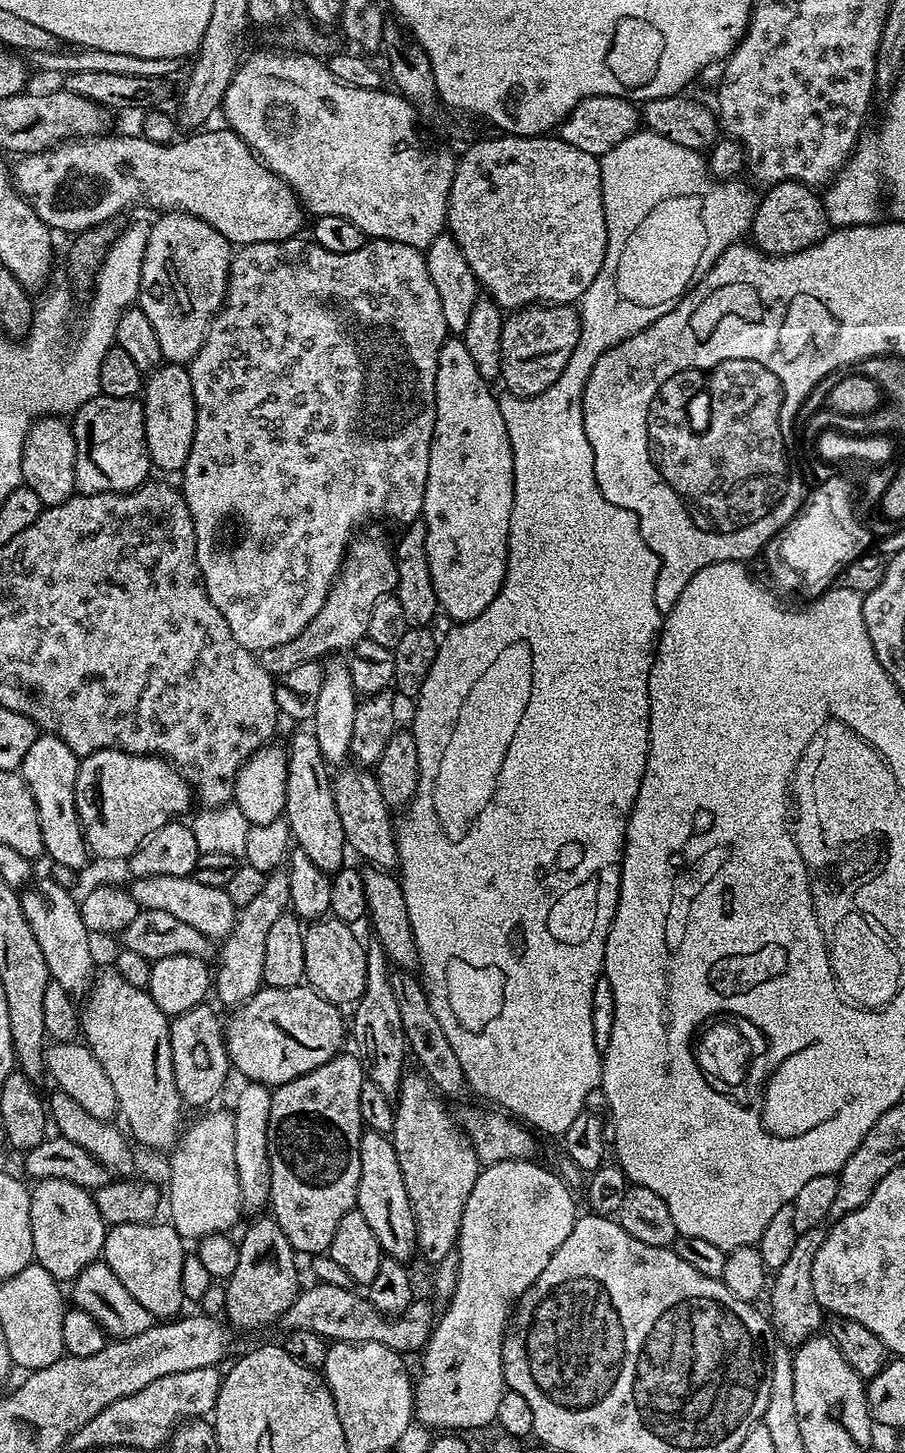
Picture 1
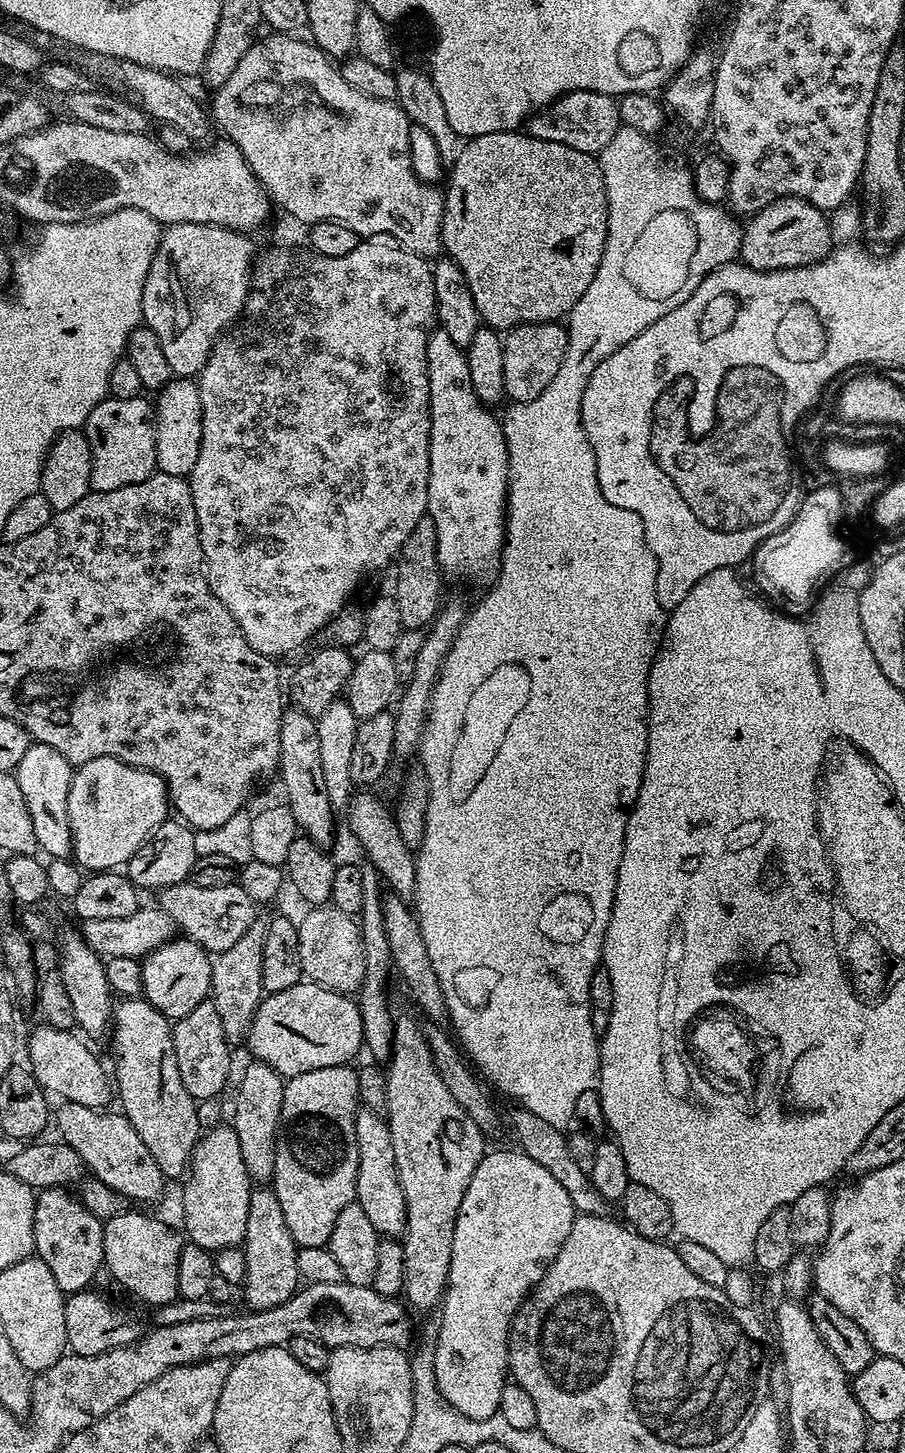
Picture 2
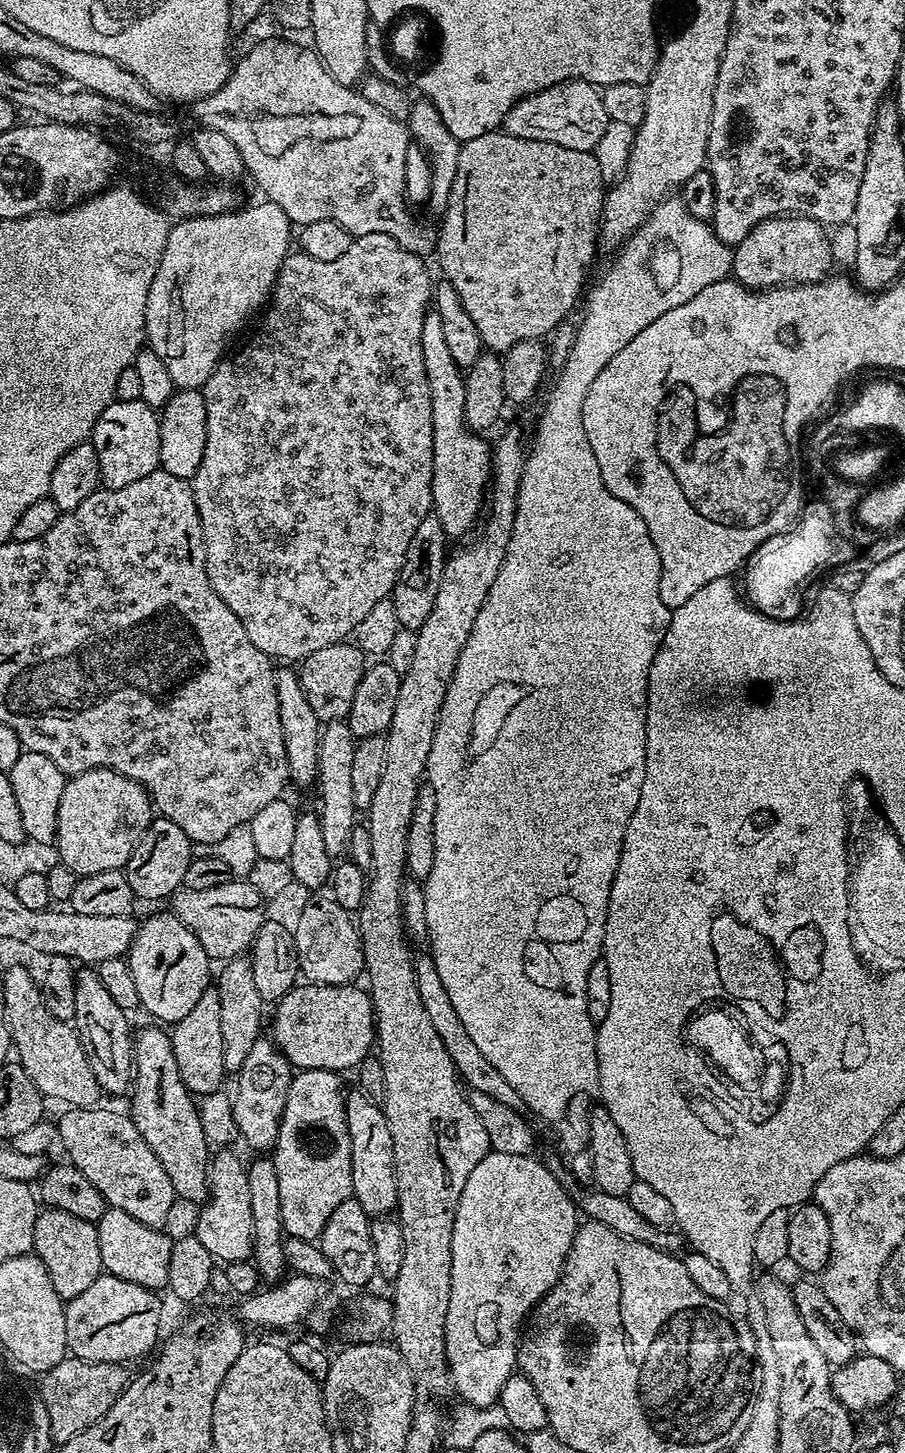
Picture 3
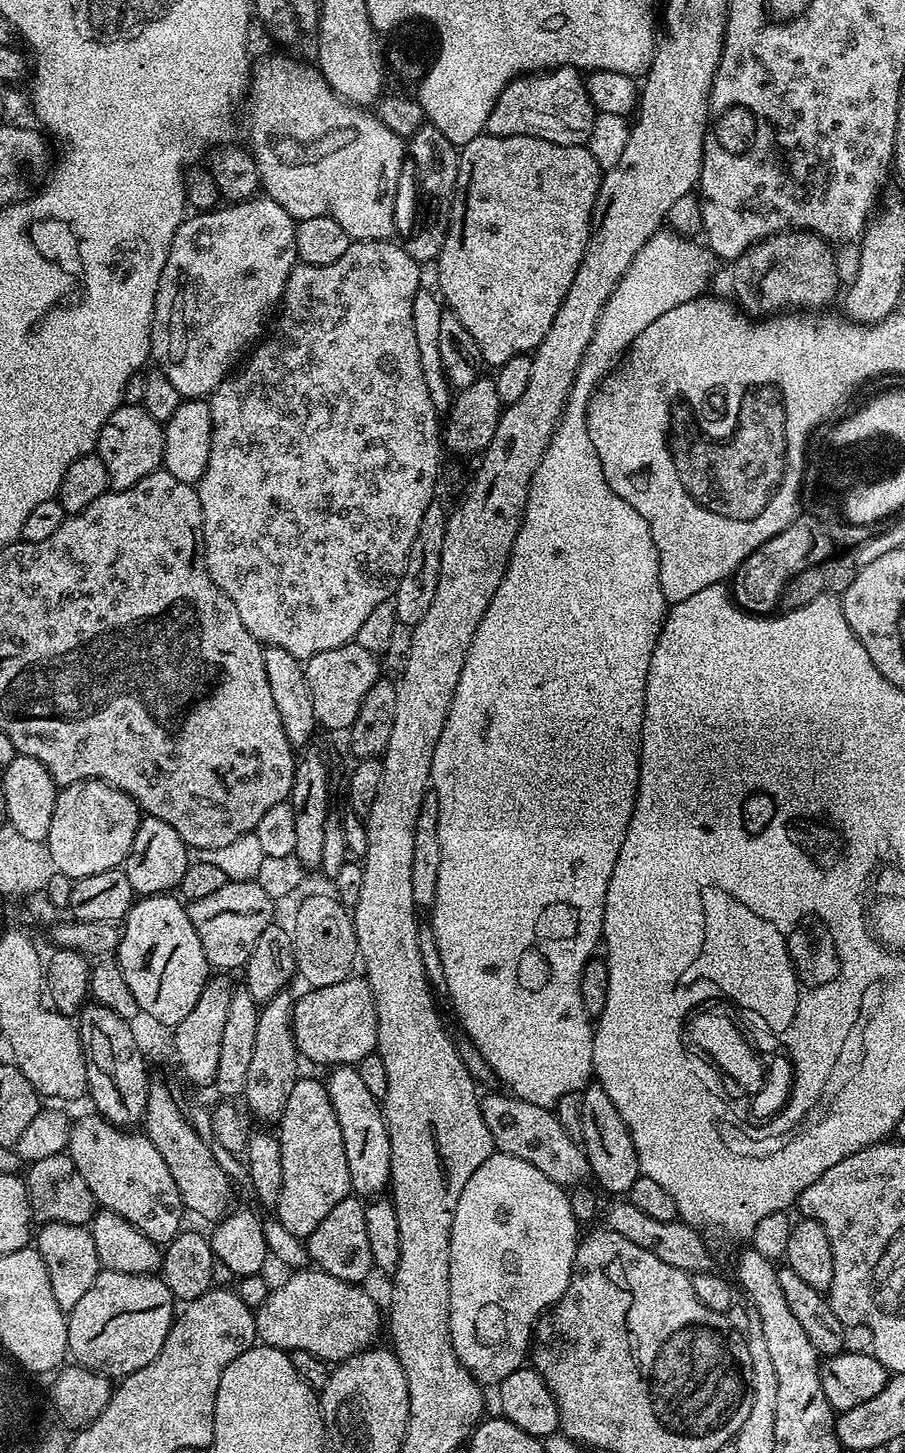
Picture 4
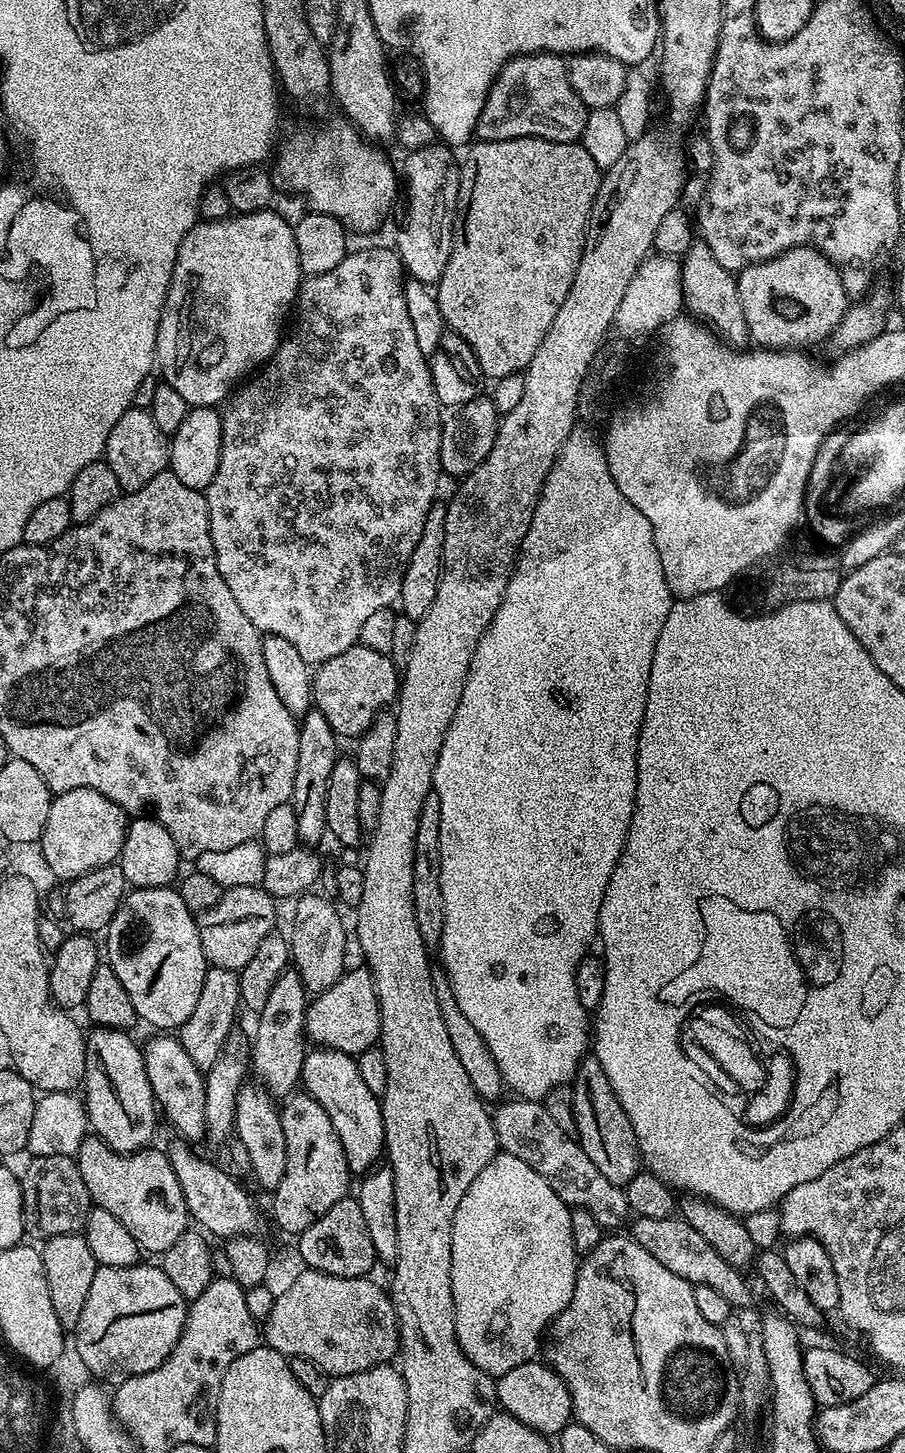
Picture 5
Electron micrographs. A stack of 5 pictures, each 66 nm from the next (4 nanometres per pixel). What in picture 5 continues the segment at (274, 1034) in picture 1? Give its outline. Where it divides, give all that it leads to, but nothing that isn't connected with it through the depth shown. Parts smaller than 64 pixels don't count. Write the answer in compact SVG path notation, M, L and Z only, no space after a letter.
M367 967L345 971L339 982L309 1003L306 1036L313 1045L338 1048L353 1058L379 1041L380 999L376 996L375 979Z

